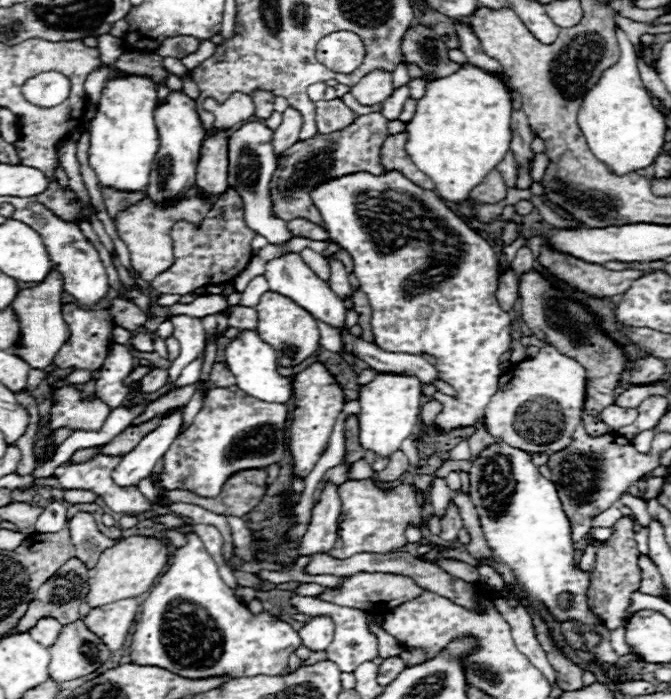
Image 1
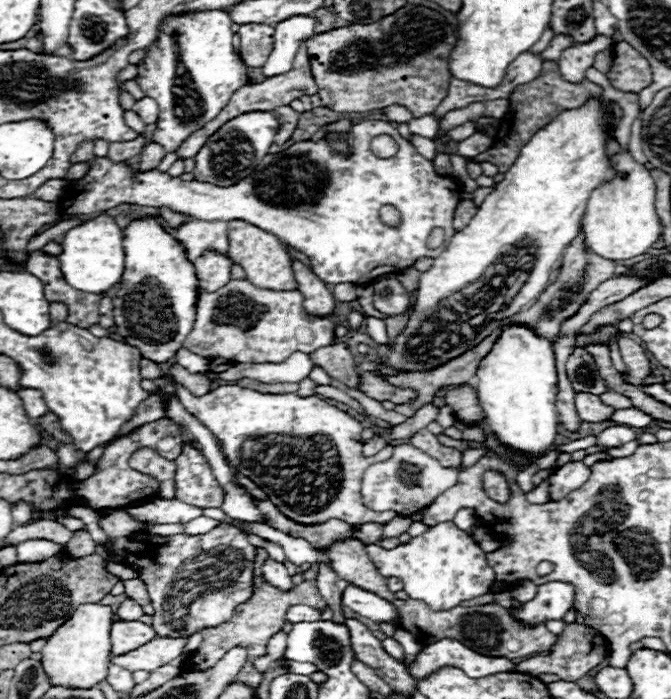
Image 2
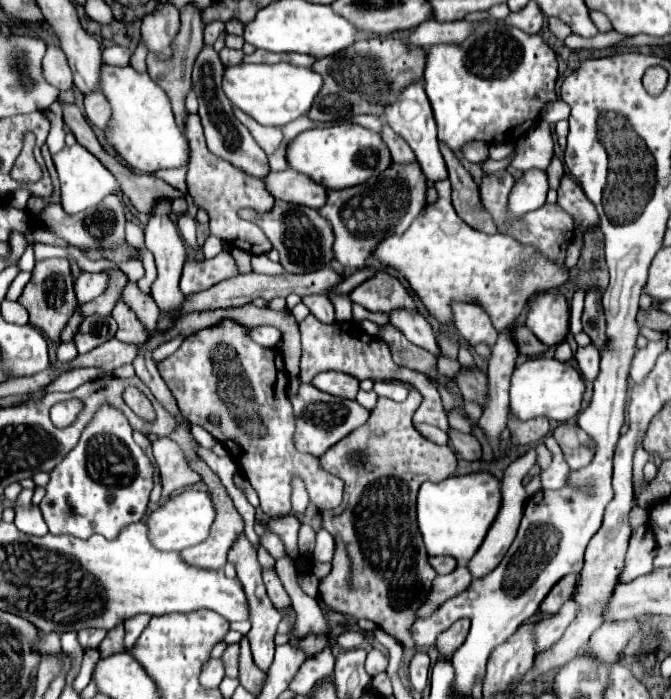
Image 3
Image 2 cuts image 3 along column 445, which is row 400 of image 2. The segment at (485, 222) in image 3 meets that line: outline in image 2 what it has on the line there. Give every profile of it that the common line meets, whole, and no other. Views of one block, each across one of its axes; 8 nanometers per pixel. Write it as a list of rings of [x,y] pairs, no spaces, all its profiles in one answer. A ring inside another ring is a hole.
[[[150,396],[148,400],[144,400],[138,408],[136,408],[136,414],[132,416],[130,422],[126,422],[118,434],[126,434],[126,432],[132,432],[134,428],[138,428],[140,424],[146,424],[146,422],[152,422],[152,420],[158,420],[164,416],[164,408],[162,408],[162,402],[158,396]]]

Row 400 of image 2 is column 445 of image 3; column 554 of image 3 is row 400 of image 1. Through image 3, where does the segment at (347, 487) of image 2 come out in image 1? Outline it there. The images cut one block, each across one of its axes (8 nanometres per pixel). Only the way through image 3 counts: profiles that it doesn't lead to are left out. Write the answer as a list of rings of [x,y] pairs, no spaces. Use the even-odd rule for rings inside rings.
[[[242,330],[228,346],[226,346],[226,364],[228,370],[236,378],[236,386],[244,390],[248,396],[271,403],[286,403],[292,396],[292,384],[288,378],[276,372],[276,352],[268,346],[256,330]]]

